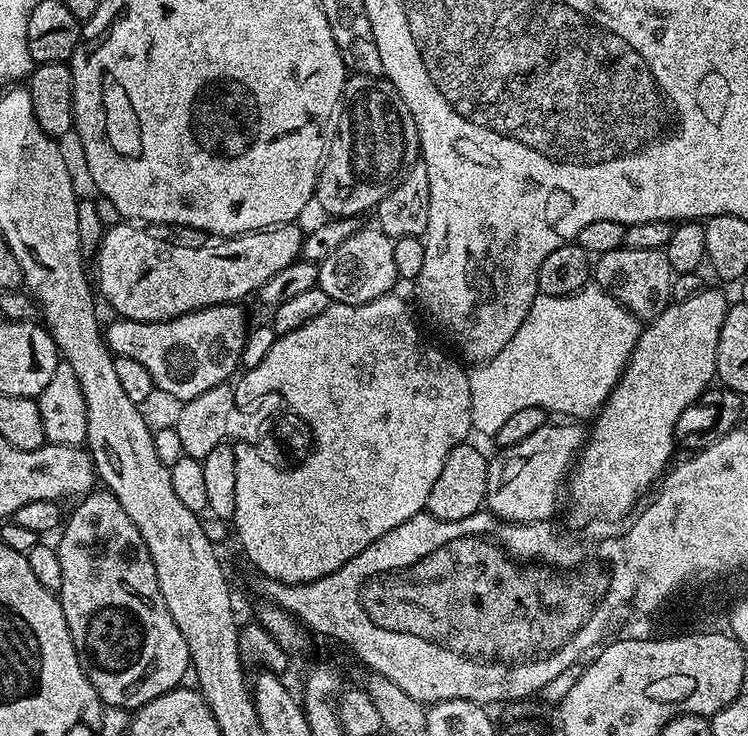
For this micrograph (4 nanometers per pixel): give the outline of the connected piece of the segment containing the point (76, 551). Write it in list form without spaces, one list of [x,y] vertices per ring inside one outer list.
[[[93,490],[77,504],[80,505],[73,510],[69,520],[67,517],[66,523],[59,533],[59,536],[61,535],[60,544],[55,545],[58,562],[62,562],[62,586],[58,593],[62,614],[66,614],[66,626],[70,626],[70,638],[76,647],[82,670],[86,674],[86,678],[90,678],[101,701],[112,708],[135,710],[146,702],[166,694],[170,689],[181,687],[185,683],[184,675],[189,675],[192,662],[190,650],[186,646],[186,638],[182,638],[182,630],[178,630],[174,618],[170,618],[170,610],[166,610],[166,598],[162,598],[162,590],[158,586],[158,574],[154,570],[154,562],[150,558],[146,542],[142,538],[142,534],[138,534],[138,526],[134,526],[134,522],[130,522],[130,514],[126,514],[126,510],[122,510],[122,502],[118,502],[118,498],[110,491]]]

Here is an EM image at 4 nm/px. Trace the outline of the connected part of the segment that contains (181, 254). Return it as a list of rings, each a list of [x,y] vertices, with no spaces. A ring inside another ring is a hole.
[[[121,222],[105,231],[100,248],[94,253],[94,288],[102,300],[104,295],[105,302],[116,311],[113,313],[117,317],[138,322],[169,320],[215,304],[234,304],[243,301],[243,296],[251,297],[274,274],[297,261],[305,237],[302,228],[300,232],[300,226],[296,222],[282,224],[258,232],[220,238],[201,248],[187,248],[184,244],[167,244],[164,240],[155,240],[150,233],[143,232],[148,231],[143,227],[132,222]]]

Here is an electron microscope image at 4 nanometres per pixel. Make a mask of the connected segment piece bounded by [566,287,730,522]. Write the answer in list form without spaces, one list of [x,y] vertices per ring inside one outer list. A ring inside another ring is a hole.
[[[705,287],[689,300],[677,300],[669,304],[661,316],[655,316],[641,331],[632,357],[620,373],[620,379],[608,395],[608,401],[595,413],[591,421],[592,432],[590,428],[580,455],[571,469],[566,488],[567,491],[572,491],[572,500],[578,511],[589,512],[588,516],[592,518],[619,521],[619,516],[627,517],[637,507],[636,499],[644,491],[649,491],[648,484],[655,485],[665,475],[669,467],[668,459],[672,456],[672,443],[676,440],[676,427],[679,426],[684,411],[709,391],[711,384],[708,383],[716,376],[720,327],[729,307],[730,300],[718,289]]]

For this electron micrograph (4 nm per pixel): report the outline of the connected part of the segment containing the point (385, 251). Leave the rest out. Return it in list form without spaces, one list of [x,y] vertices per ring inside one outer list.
[[[362,226],[338,250],[319,261],[319,288],[326,290],[329,301],[337,304],[365,304],[379,296],[387,296],[398,284],[394,266],[393,239],[377,226]]]

